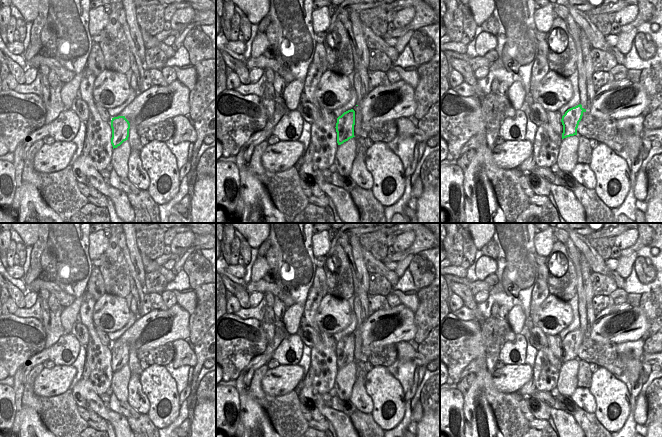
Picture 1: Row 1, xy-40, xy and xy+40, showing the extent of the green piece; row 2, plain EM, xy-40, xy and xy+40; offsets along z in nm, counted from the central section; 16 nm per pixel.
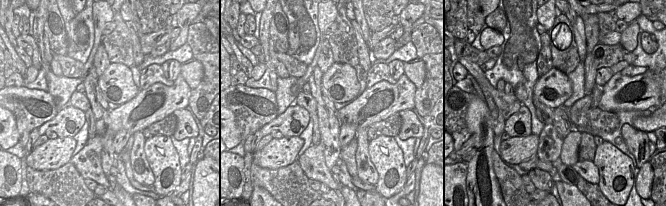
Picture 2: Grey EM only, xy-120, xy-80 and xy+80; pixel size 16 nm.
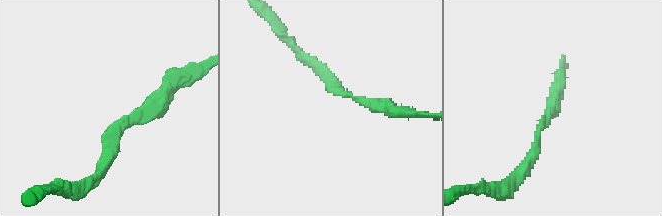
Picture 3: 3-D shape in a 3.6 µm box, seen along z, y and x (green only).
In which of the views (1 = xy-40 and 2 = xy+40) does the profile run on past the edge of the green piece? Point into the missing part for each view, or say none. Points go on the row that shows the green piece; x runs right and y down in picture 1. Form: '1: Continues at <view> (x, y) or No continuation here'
1: No continuation here
2: No continuation here

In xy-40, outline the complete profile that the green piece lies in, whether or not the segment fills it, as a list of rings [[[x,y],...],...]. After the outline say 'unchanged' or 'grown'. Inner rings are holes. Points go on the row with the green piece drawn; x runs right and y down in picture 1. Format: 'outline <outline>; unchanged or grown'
outline [[[125,116],[114,117],[111,120],[111,128],[111,144],[114,149],[120,146],[124,141],[128,140],[130,123]]]; unchanged

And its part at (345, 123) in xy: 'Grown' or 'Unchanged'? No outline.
Unchanged

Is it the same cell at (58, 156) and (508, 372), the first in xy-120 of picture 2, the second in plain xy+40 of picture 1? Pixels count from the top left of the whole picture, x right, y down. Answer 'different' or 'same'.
same

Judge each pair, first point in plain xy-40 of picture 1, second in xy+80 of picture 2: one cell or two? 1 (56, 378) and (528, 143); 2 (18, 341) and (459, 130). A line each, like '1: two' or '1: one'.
1: one
2: one

